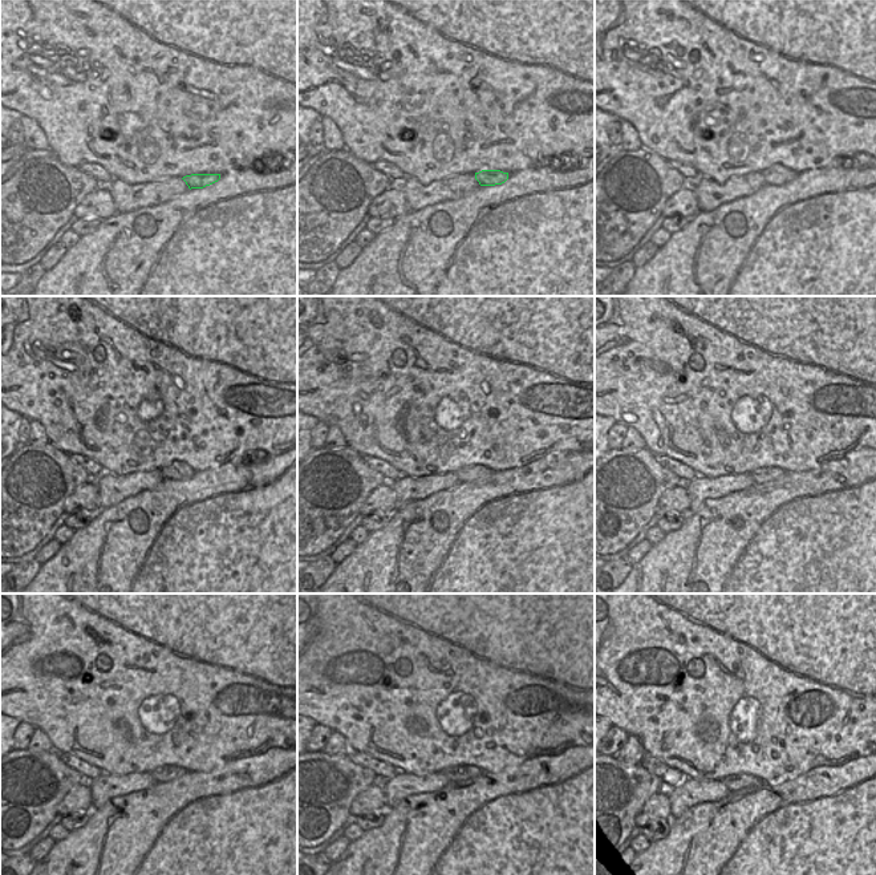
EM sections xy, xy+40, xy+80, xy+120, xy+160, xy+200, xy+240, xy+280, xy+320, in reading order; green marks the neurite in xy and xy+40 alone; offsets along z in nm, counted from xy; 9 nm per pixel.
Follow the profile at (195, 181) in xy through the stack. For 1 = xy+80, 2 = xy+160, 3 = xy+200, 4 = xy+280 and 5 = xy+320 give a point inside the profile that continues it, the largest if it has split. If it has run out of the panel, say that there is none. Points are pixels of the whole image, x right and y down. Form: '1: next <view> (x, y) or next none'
1: next xy+80 (777, 174)
2: next xy+160 (471, 473)
3: next xy+200 (763, 474)
4: next xy+280 (461, 772)
5: next xy+320 (734, 782)

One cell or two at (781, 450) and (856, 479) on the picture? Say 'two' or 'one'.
two

